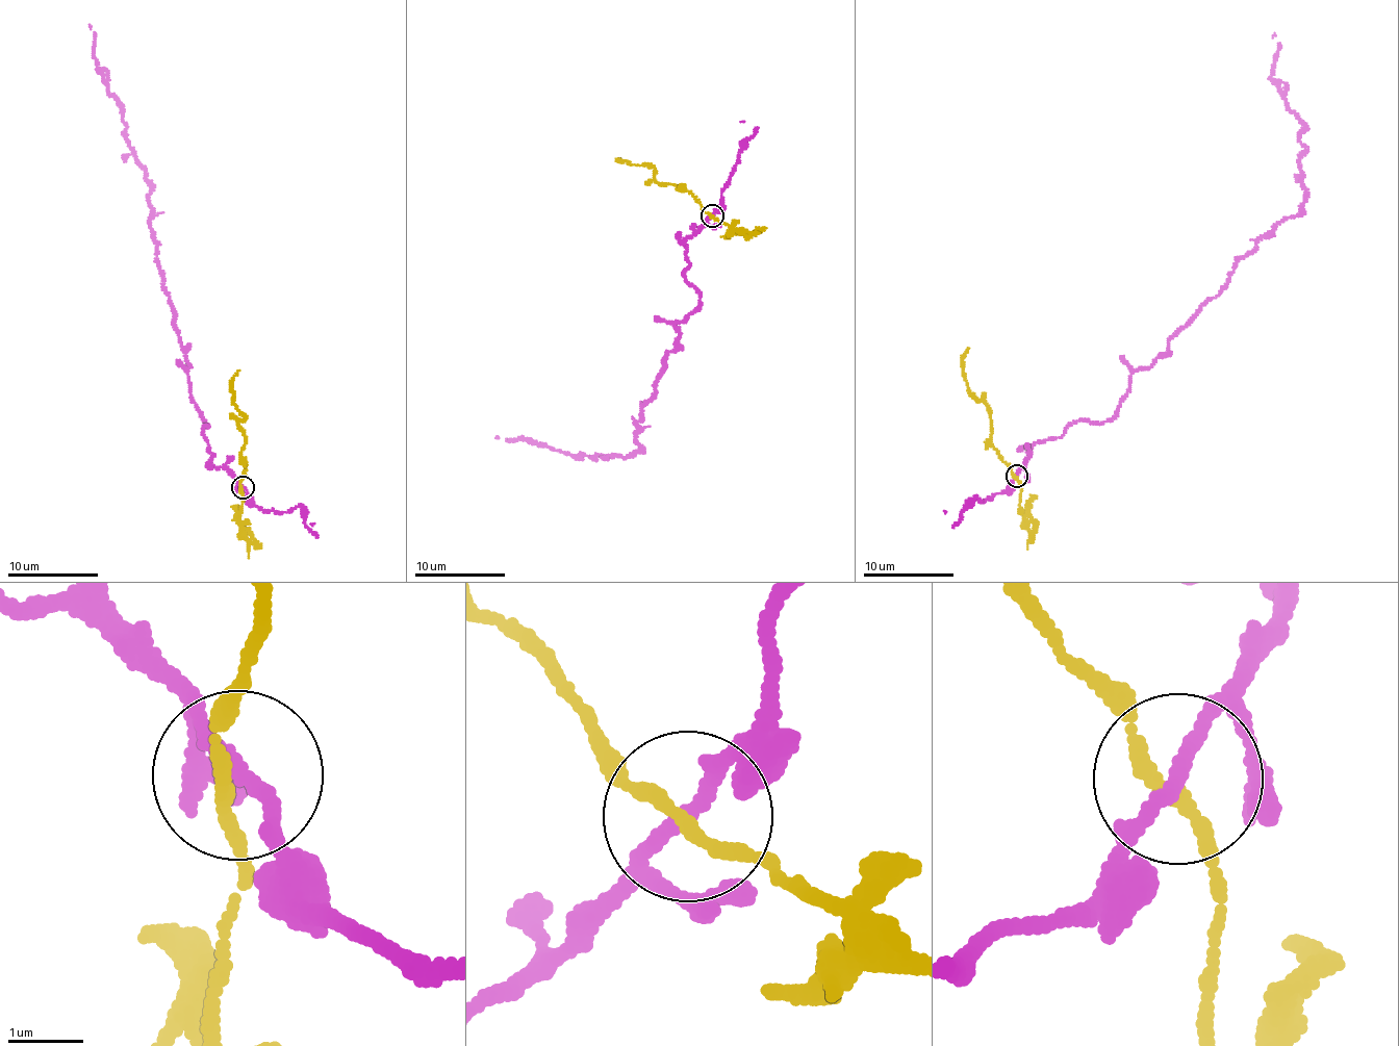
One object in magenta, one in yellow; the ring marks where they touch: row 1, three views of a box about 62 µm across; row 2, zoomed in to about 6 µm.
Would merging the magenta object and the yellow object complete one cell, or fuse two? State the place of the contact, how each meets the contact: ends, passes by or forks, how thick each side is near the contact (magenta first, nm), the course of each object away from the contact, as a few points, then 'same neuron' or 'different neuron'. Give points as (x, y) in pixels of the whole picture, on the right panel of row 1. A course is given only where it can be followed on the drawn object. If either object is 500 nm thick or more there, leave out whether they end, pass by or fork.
at (1017, 476); magenta passes by; yellow passes by; 180 nm thick on the magenta side, 190 nm on the other; magenta runs (1016, 475), (1032, 447), (1109, 421), (1133, 373), (1299, 211), (1302, 123), (1271, 76), (1272, 37); yellow runs (1016, 477), (993, 447), (991, 413), (974, 396), (962, 372), (962, 356), (969, 348); different neuron

